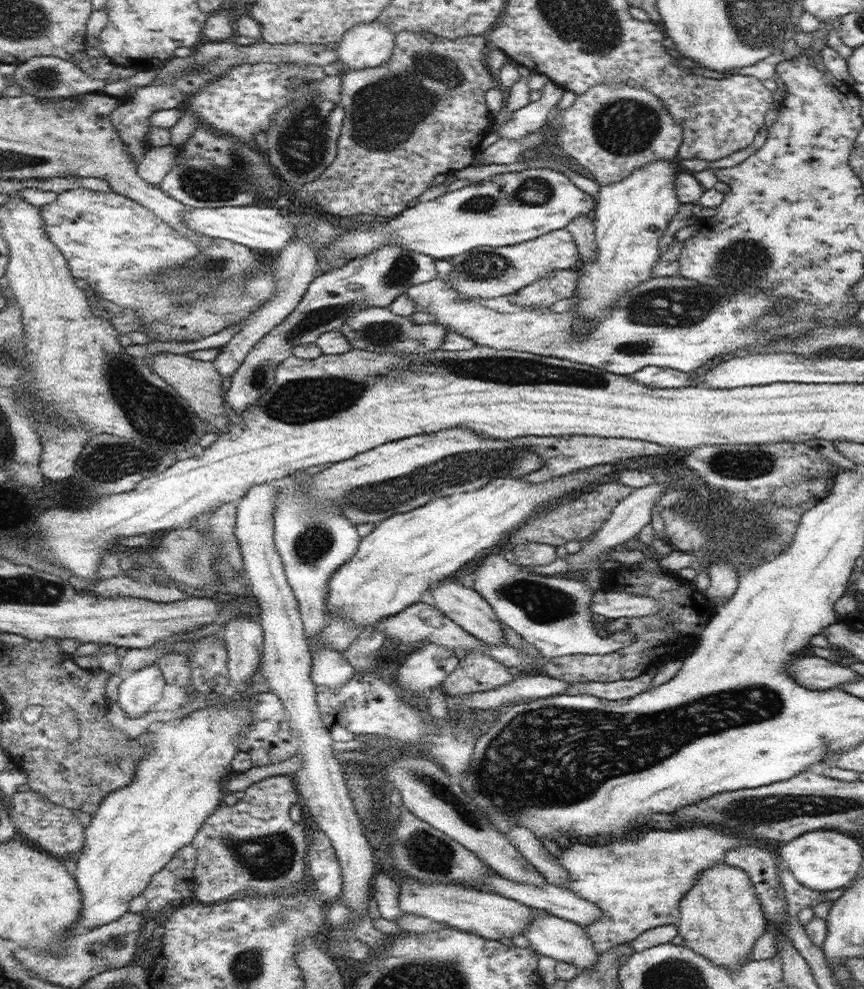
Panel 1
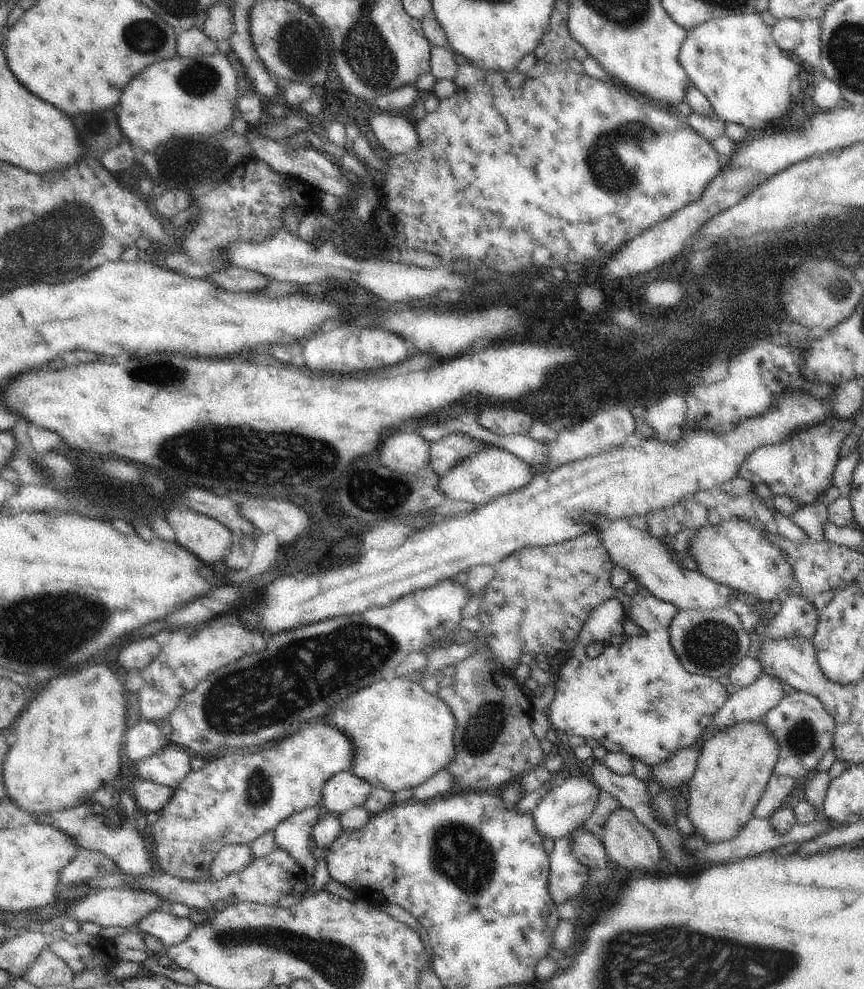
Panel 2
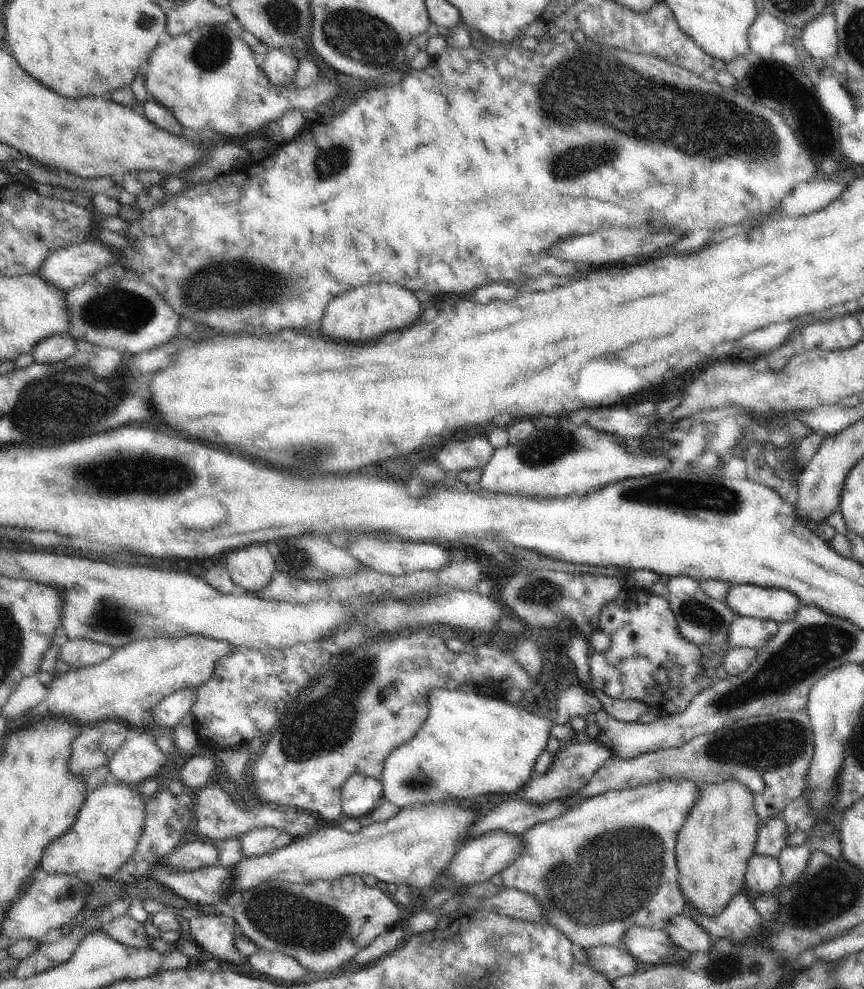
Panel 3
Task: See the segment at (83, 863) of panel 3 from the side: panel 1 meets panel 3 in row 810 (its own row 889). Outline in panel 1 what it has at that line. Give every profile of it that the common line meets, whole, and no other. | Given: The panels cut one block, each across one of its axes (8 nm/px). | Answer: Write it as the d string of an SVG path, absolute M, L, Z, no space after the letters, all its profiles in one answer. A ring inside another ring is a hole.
M224 704L210 705L204 709L198 709L194 711L192 715L188 717L178 718L170 722L154 722L152 723L147 732L140 735L138 740L140 743L146 746L150 746L152 751L148 753L142 761L137 762L137 769L133 776L132 782L128 786L123 786L118 790L114 790L106 795L106 798L100 803L98 811L92 816L91 823L85 828L84 844L80 852L75 857L76 871L75 879L78 883L81 895L82 895L82 908L77 923L74 923L63 936L71 937L72 935L79 935L80 933L87 933L93 928L104 926L105 924L118 920L123 914L128 912L128 906L132 902L132 898L143 894L143 890L148 886L151 878L154 874L160 872L171 860L177 850L180 850L183 846L191 844L194 837L198 834L200 827L204 824L206 818L214 814L214 810L217 810L217 806L224 801L224 784L233 774L232 759L238 754L239 744L237 740L240 735L243 735L249 724L251 723L248 707L240 707L239 709L231 709L230 707L221 707Z

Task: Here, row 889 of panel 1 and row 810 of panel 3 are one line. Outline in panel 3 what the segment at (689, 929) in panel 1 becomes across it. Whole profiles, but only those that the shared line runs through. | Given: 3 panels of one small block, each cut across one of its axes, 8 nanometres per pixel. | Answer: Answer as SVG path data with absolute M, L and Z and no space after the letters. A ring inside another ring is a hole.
M738 780L700 784L700 798L690 810L677 836L677 866L680 892L685 902L694 904L704 916L720 916L733 896L743 892L750 858L755 854L757 834L761 825L754 806L754 794Z

